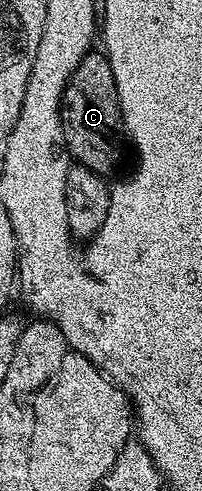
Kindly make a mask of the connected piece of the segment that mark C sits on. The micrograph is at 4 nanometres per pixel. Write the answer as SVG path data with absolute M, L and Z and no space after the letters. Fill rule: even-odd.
M103 50L89 51L86 57L82 57L78 69L74 69L66 89L60 94L58 125L64 134L64 146L69 156L79 166L105 177L111 176L111 171L120 163L120 150L124 147L124 139L126 143L126 128L120 114L118 89L114 85L114 69L110 69L110 61Z

